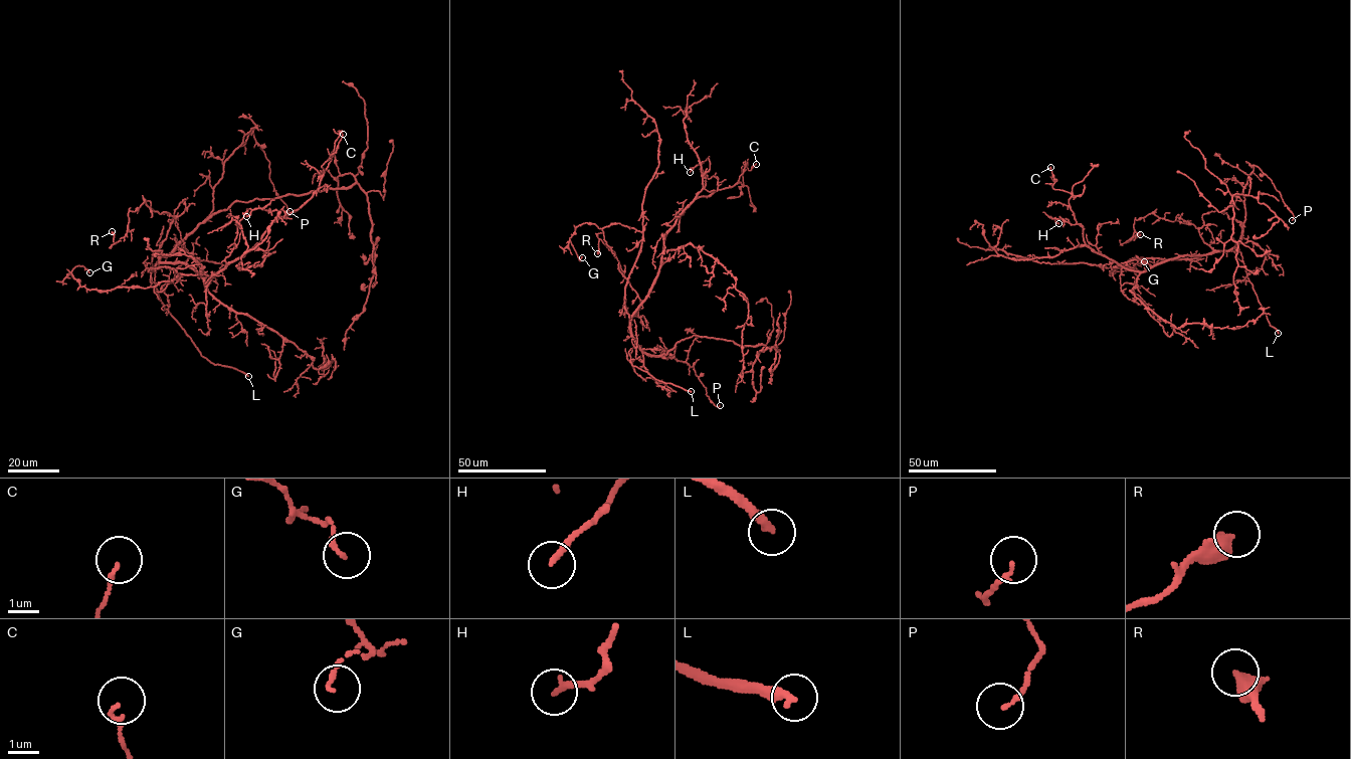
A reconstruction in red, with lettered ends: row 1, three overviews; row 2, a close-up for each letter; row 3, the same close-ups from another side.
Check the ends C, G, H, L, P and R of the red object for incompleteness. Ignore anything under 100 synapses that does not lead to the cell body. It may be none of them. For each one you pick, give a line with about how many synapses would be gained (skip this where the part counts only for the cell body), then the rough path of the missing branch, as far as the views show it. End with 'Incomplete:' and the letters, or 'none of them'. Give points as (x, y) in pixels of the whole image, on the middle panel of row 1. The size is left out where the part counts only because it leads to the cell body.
L: Course of what is missing: (691, 391), (734, 394)
Incomplete: L

